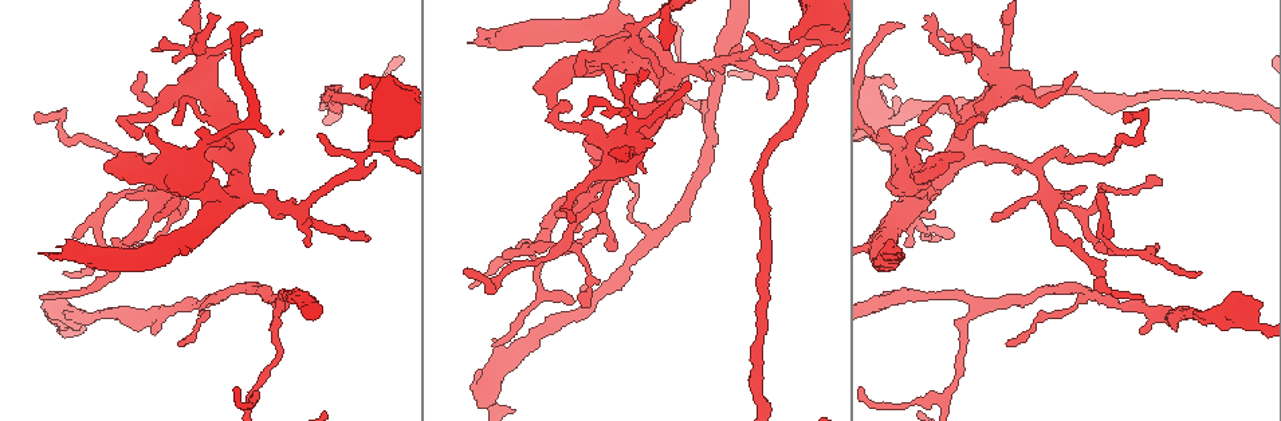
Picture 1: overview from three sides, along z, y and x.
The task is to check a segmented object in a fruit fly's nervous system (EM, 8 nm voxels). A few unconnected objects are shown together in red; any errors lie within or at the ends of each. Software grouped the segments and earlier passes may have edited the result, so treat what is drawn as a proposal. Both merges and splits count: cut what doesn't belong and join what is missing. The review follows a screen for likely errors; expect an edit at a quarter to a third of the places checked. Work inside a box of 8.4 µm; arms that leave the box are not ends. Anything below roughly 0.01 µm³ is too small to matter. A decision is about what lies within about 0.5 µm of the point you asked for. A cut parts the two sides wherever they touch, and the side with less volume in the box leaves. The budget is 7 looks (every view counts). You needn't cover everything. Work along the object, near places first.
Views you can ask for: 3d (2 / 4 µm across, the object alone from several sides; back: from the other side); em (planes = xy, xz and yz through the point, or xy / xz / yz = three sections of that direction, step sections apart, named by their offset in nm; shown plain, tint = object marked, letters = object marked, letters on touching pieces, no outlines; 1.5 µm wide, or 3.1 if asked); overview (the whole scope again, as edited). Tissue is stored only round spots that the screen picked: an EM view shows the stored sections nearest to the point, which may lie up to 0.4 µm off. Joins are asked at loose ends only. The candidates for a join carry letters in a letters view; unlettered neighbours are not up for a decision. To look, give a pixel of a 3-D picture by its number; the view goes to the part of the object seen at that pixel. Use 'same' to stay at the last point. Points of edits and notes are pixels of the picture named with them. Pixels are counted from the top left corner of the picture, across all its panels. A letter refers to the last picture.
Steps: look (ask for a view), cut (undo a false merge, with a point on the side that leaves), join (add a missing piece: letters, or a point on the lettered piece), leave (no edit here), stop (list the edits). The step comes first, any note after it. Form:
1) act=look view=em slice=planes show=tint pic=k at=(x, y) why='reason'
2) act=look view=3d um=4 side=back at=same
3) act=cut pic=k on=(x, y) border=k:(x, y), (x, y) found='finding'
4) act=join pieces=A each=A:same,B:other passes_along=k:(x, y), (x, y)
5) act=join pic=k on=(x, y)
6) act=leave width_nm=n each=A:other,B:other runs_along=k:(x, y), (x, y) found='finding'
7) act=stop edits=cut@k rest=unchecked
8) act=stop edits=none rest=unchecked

act=look view=3d um=2 pic=1 at=(616, 246) why='thin end'

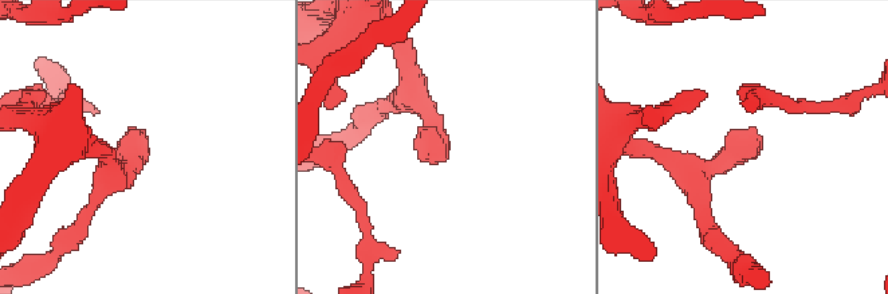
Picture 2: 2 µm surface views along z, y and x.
act=look view=em slice=yz step=8 show=tint pic=2 at=(445, 156)

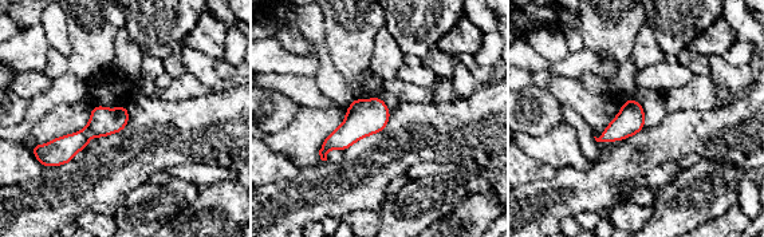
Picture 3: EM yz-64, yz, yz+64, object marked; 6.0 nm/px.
act=look view=em slice=planes show=letters at=same why='another direction'

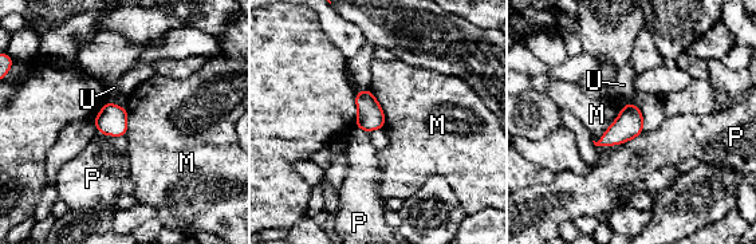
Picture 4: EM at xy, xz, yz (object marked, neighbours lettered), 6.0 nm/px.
act=leave width_nm=160 each=M:other,P:other,U:other border=4:(625, 105), (605, 133), (593, 141) found='no lettered piece goes on from it'

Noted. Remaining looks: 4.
act=look view=em slice=planes show=letters pic=1 at=(938, 30) why='thin end'

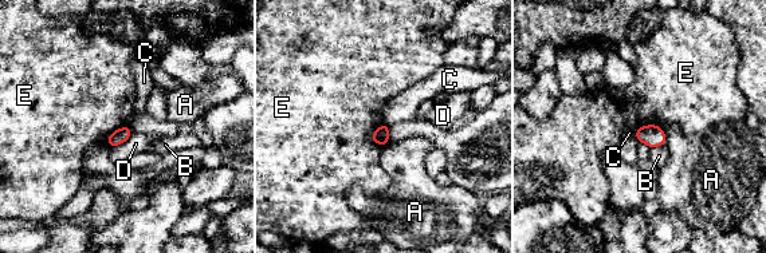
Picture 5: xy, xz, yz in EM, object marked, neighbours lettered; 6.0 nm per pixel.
act=leave width_nm=90 each=A:other,B:other,C:other,D:other,E:other border=5:(384, 122), (370, 135), (380, 146) found='no lettered piece goes on from it'

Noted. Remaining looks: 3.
act=look view=em slice=planes show=letters pic=1 at=(366, 152) why='thin arm on a thick one'

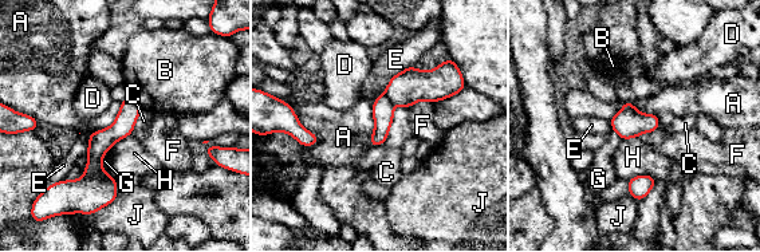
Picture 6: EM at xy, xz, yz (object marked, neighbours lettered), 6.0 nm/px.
act=cut pic=6 on=(405, 89) each=A:other,B:other,C:other,D:other,E:other,F:other,G:other,H:other,J:other found='two cells meet here'

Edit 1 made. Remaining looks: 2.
act=stop edits=cut@6 rest=unchecked

